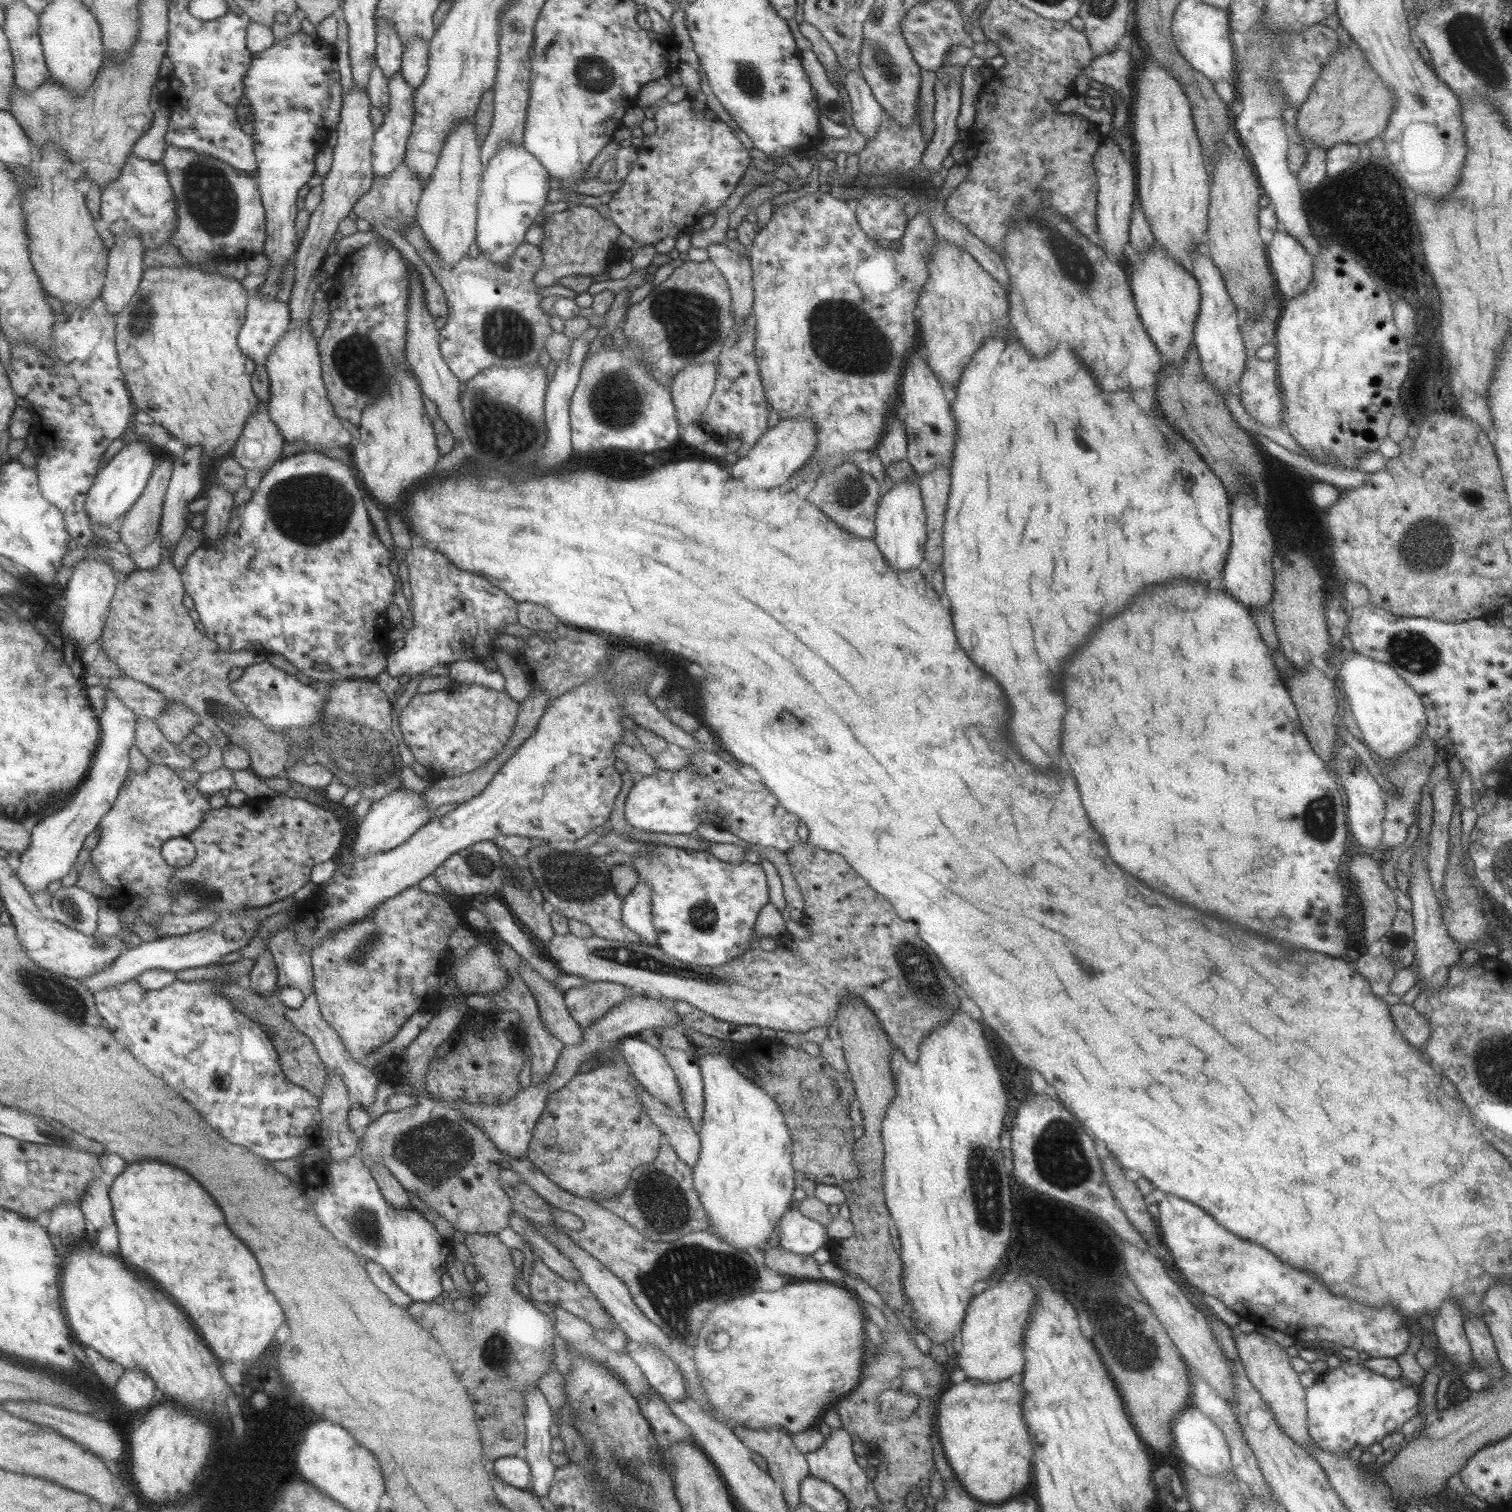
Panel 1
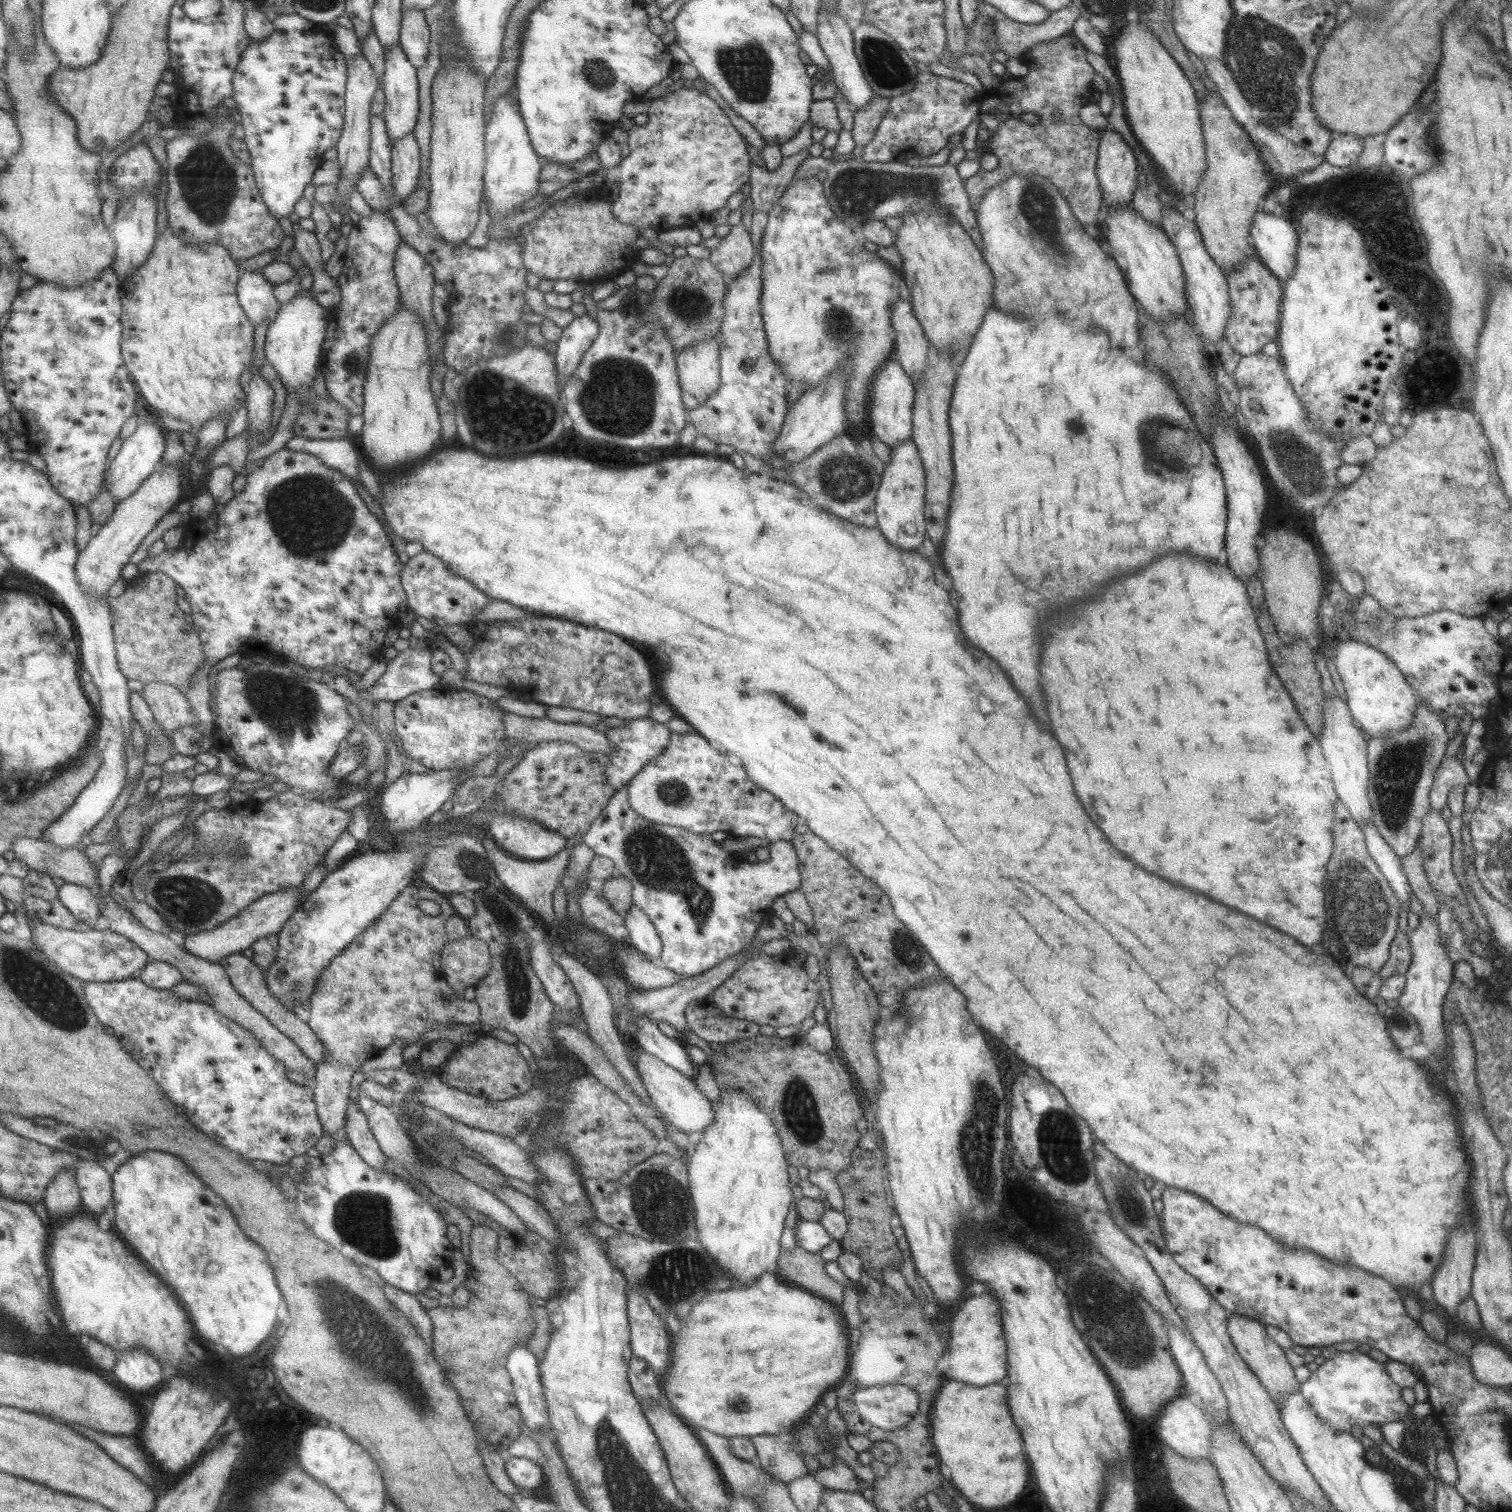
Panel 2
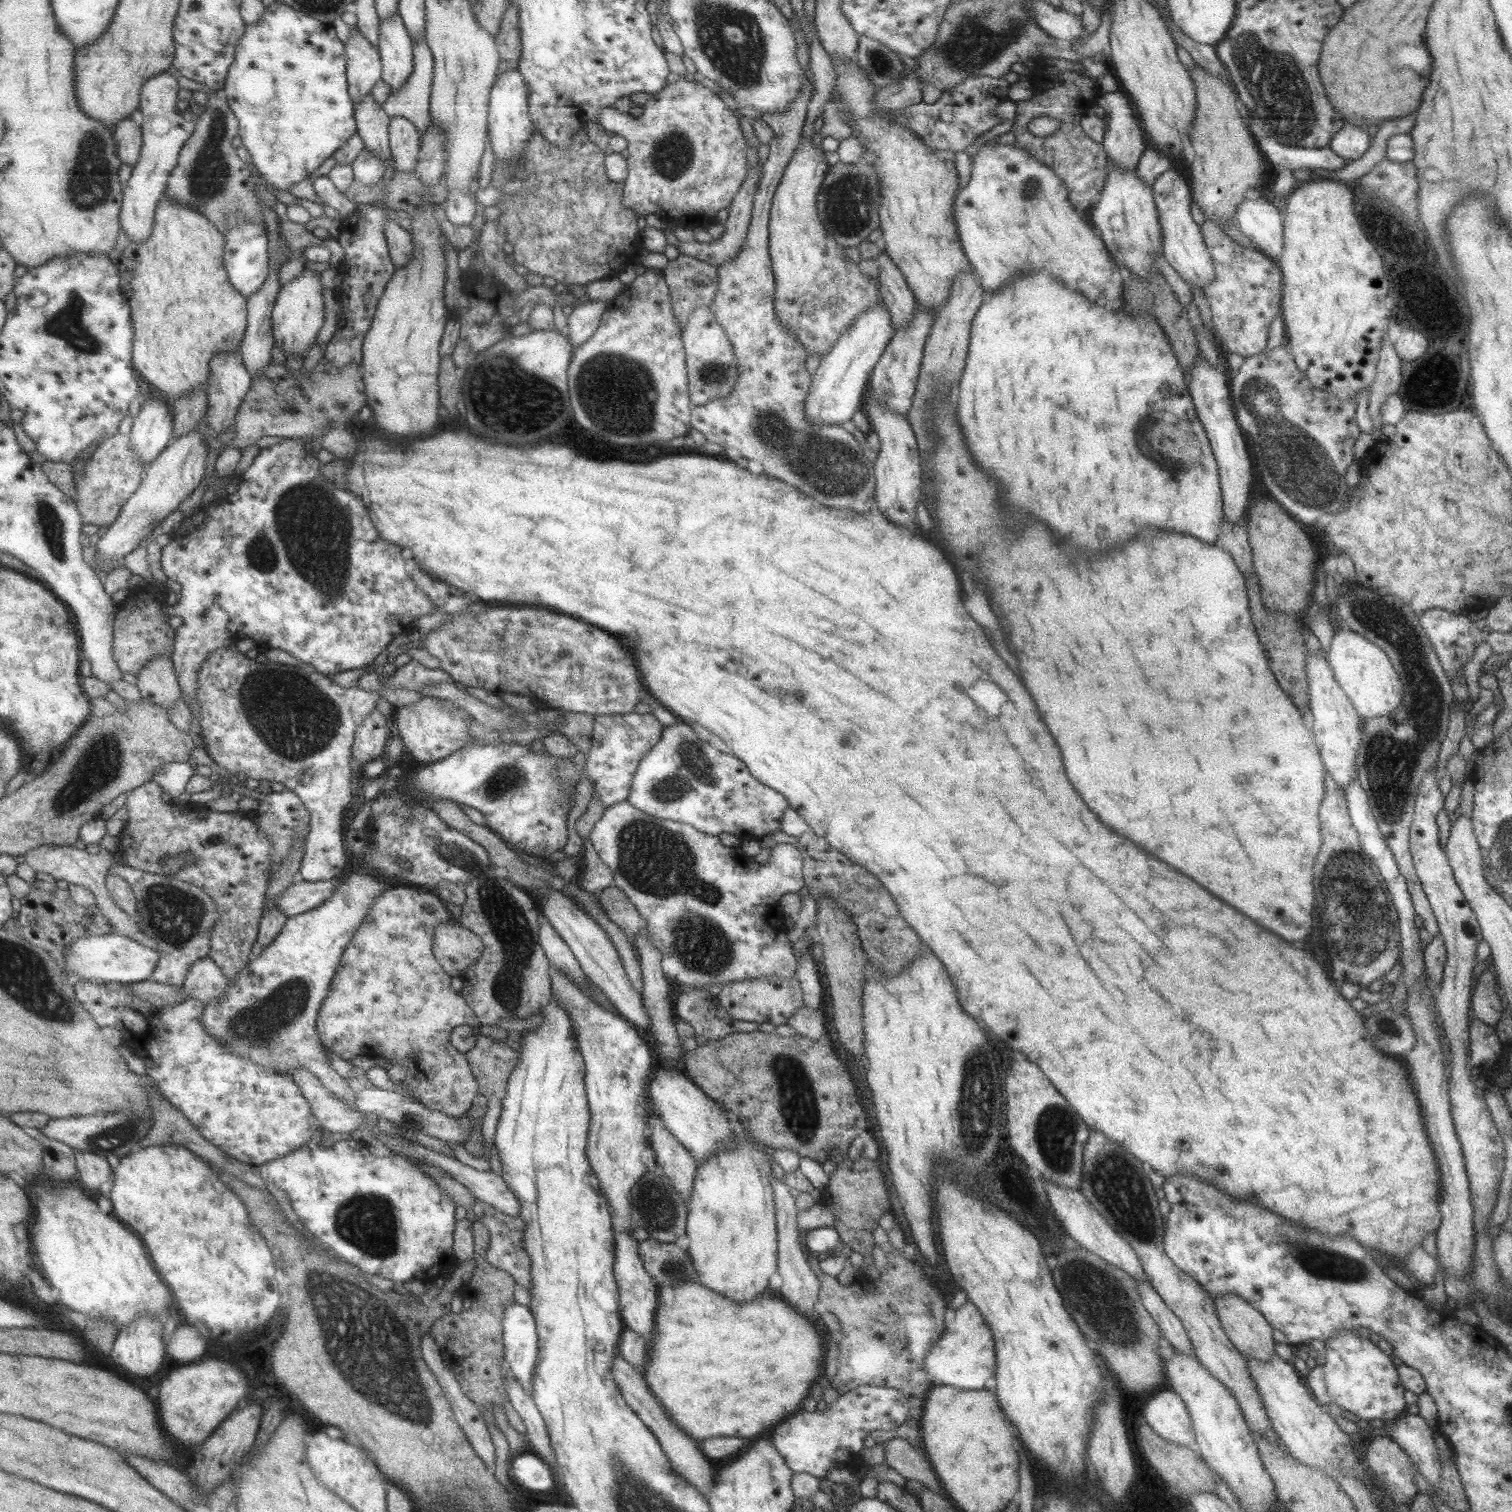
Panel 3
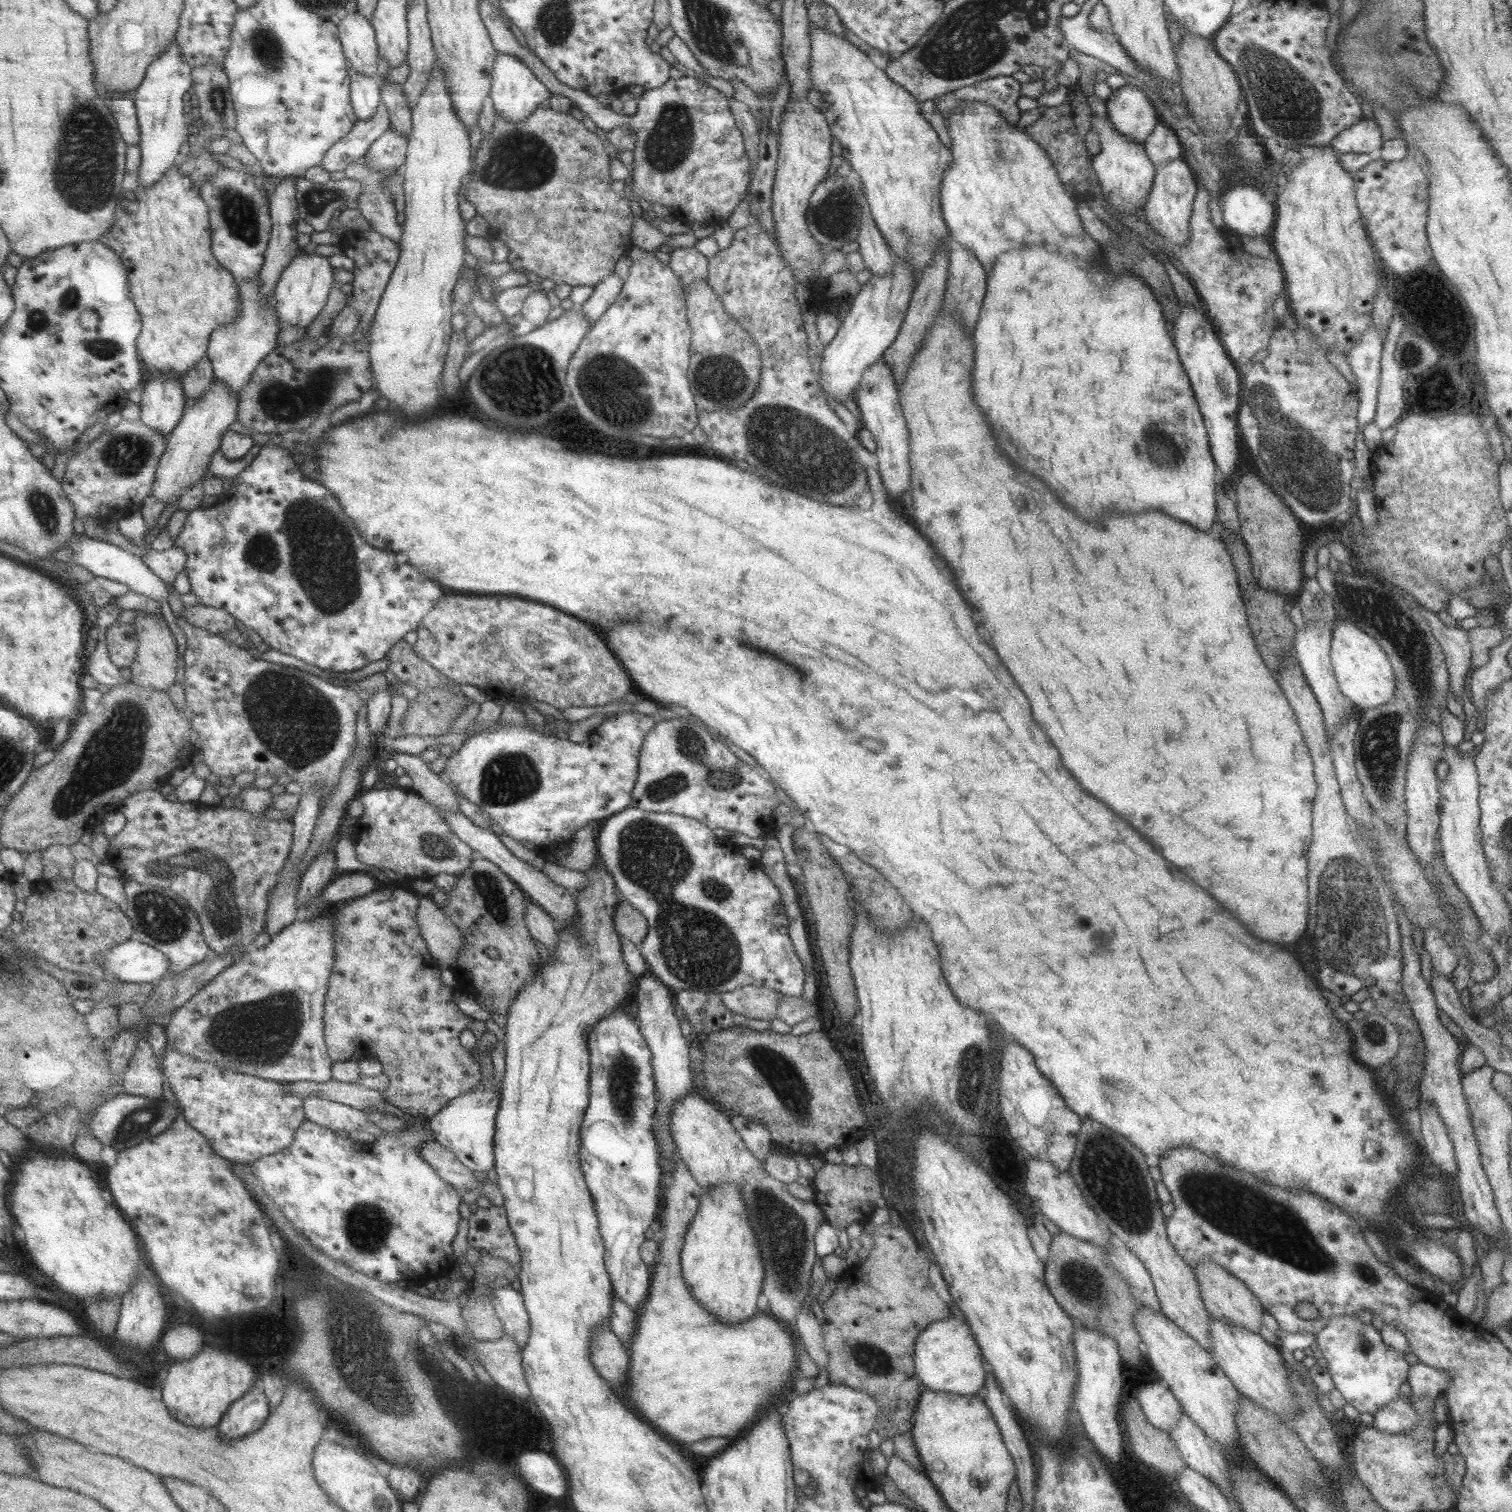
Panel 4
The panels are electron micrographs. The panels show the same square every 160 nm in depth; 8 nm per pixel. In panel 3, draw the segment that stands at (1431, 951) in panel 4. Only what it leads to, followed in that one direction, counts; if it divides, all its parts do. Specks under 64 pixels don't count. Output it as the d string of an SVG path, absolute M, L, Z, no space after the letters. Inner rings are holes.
M1344 583L1338 594L1335 607L1337 607L1337 614L1345 628L1379 646L1388 655L1388 659L1402 682L1404 695L1401 698L1401 704L1386 716L1373 717L1361 724L1361 740L1356 756L1356 778L1366 792L1368 805L1377 821L1379 832L1391 850L1401 876L1405 878L1415 914L1423 920L1423 928L1431 936L1437 936L1440 933L1438 924L1416 875L1408 844L1409 829L1420 782L1428 771L1428 766L1432 766L1438 759L1440 744L1446 735L1448 715L1450 714L1449 704L1454 702L1451 683L1447 680L1437 655L1419 624L1418 616L1420 614L1415 614L1410 606L1403 604L1403 601L1391 594L1385 594L1383 589L1369 588L1358 583Z

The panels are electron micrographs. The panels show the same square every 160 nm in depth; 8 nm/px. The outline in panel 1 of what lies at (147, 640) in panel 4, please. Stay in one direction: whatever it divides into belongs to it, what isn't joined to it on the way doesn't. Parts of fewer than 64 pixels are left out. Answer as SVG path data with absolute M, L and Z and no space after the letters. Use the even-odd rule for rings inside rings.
M167 699L167 709L168 711L158 716L155 721L173 744L180 745L199 723L204 723L194 710L182 702Z

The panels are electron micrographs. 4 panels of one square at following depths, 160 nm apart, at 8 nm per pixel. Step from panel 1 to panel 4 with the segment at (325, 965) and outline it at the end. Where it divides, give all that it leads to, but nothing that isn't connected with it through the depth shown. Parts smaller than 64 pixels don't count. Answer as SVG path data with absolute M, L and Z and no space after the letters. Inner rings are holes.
M377 888L362 897L357 897L349 902L339 906L335 910L331 930L333 930L333 951L334 961L329 975L328 989L325 993L323 1021L323 1038L326 1046L326 1052L332 1062L339 1060L346 1061L351 1059L351 1054L356 1048L363 1048L363 1054L373 1054L382 1065L382 1073L389 1079L388 1087L382 1091L384 1099L393 1106L401 1109L405 1116L426 1116L430 1119L435 1113L439 1112L447 1102L452 1098L457 1098L465 1094L480 1082L479 1064L472 1052L459 1045L459 1033L473 1024L474 1019L467 1014L463 1014L453 1003L453 988L443 984L439 976L440 968L432 960L427 951L425 940L419 934L415 912L418 906L420 895L407 892L399 888Z

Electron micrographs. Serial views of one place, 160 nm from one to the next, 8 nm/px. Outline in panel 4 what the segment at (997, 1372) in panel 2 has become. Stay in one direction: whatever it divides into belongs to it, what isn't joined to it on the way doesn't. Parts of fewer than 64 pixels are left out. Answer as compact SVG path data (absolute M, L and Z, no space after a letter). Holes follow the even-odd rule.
M951 1316L932 1322L916 1335L914 1344L914 1373L917 1382L927 1390L976 1395L984 1387L986 1373L984 1358L967 1321Z

